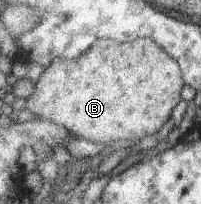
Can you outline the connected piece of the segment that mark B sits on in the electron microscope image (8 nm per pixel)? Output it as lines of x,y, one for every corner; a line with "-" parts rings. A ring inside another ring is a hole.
111,38
97,40
81,57
56,57
36,82
36,90
26,99
25,109
38,118
64,125
76,137
96,141
103,146
123,139
143,139
159,133
181,103
185,87
184,73
177,58
171,57
153,38
121,43

